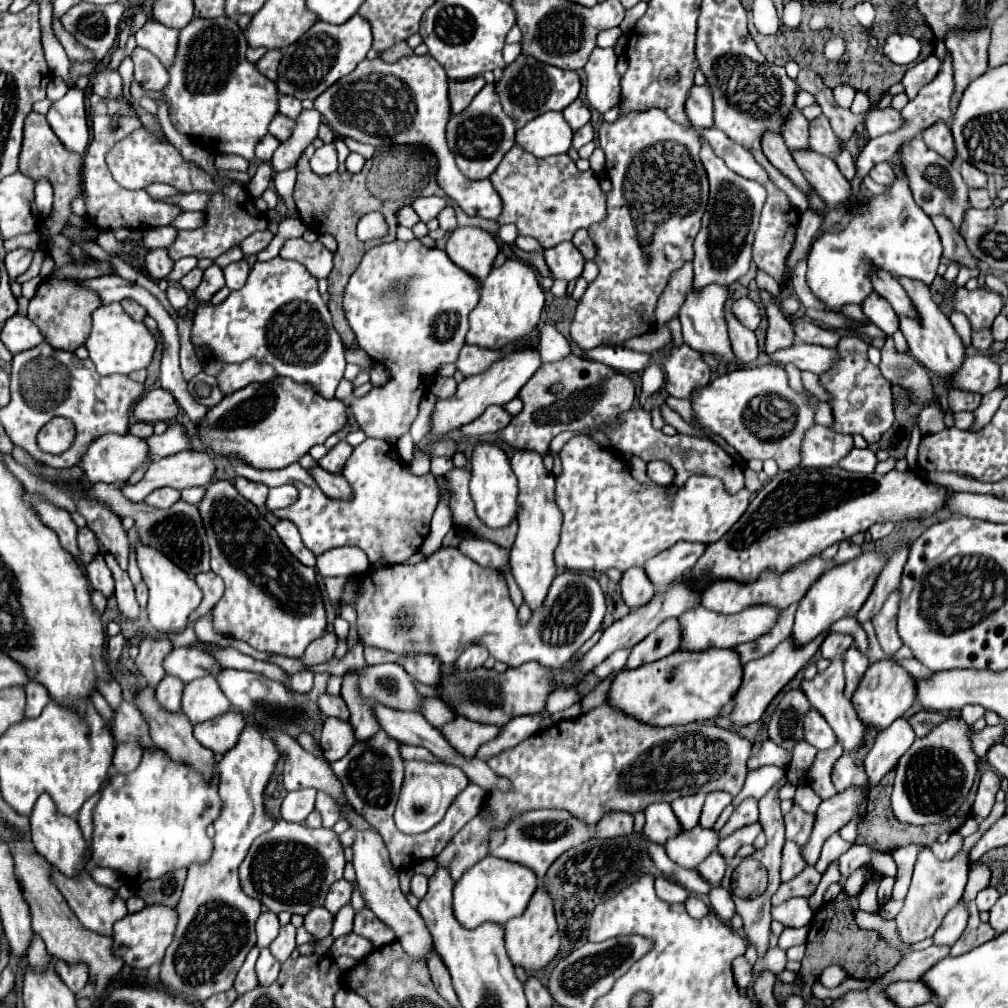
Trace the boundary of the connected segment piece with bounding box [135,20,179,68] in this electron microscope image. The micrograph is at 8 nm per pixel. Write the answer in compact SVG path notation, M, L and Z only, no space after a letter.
M149 20L135 34L135 38L137 38L137 46L155 54L161 60L161 64L165 68L169 68L177 54L177 34L179 32L175 28L167 28L155 20Z

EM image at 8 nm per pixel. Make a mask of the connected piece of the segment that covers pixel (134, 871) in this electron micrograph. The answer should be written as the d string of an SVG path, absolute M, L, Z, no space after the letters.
M145 750L141 766L133 774L113 774L111 780L101 790L101 798L93 808L93 864L113 868L135 884L159 878L171 870L189 866L193 862L207 862L213 850L213 842L207 836L207 826L213 824L223 808L217 792L219 770L215 766L213 776L207 780L191 766L173 762L161 750Z

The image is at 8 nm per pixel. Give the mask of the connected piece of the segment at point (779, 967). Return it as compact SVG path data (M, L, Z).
M769 948L767 954L763 958L757 960L757 964L753 966L753 977L758 977L761 970L773 970L775 974L781 974L785 970L785 964L787 964L787 956L781 948Z

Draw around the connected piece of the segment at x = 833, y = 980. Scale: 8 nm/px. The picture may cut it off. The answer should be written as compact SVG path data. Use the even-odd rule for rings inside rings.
M827 966L823 972L821 972L821 976L819 976L819 982L823 984L823 986L827 986L827 988L835 988L835 986L839 986L841 982L843 982L843 978L845 978L847 974L845 974L845 970L841 970L841 966Z

